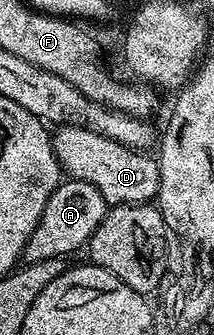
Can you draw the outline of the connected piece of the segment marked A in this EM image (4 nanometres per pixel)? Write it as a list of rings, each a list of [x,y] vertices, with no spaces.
[[[72,179],[62,180],[57,190],[47,199],[41,221],[27,239],[23,252],[24,260],[32,263],[52,257],[68,258],[68,253],[75,252],[80,245],[81,248],[88,246],[106,212],[107,203],[94,185]]]

